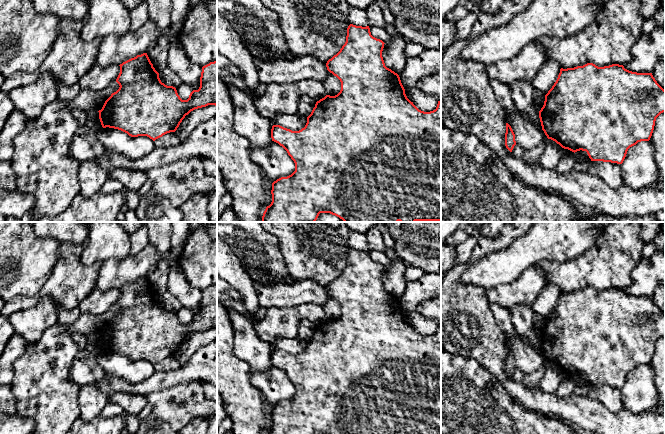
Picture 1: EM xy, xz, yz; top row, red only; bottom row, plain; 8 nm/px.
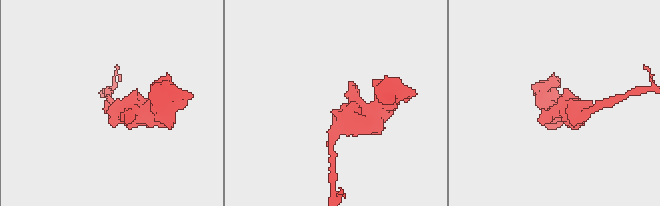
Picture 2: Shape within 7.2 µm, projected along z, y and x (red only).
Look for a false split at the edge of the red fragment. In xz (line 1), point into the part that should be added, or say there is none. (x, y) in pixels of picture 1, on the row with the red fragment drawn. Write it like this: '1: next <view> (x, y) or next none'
1: next none

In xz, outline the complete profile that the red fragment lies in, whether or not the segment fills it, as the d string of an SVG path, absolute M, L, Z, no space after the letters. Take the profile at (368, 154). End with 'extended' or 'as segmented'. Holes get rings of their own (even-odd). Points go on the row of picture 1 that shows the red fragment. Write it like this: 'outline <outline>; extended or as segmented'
outline M350 24L347 28L346 42L340 51L326 63L327 70L341 82L341 90L335 96L326 95L316 102L307 123L299 131L292 131L280 125L271 129L272 141L282 146L295 163L295 171L272 183L272 202L266 207L261 222L315 222L320 213L330 213L344 222L441 222L441 101L435 110L424 112L411 102L397 73L385 66L382 51L384 42L371 35L369 26Z; as segmented

